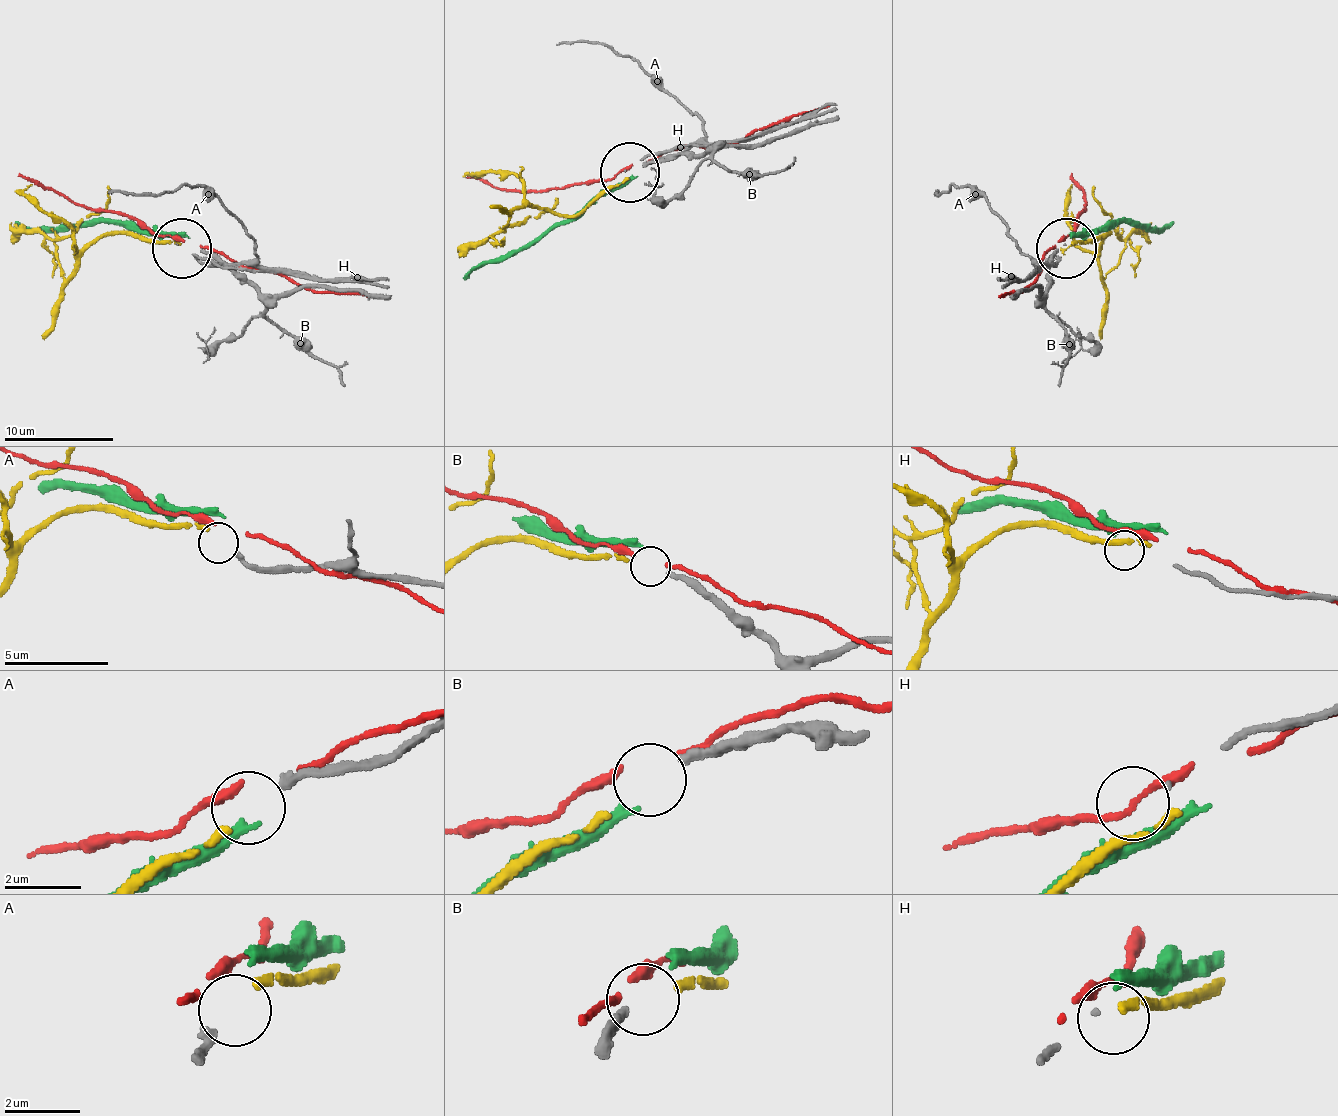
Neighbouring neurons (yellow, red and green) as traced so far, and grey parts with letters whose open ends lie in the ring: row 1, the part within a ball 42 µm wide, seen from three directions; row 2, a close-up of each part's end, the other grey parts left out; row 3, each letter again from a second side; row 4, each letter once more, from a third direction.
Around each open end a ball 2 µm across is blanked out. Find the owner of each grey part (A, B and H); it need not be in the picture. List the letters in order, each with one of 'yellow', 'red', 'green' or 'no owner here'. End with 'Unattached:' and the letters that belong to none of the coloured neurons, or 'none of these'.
A: no owner here
B: no owner here
H: no owner here
Unattached: A, B, H

